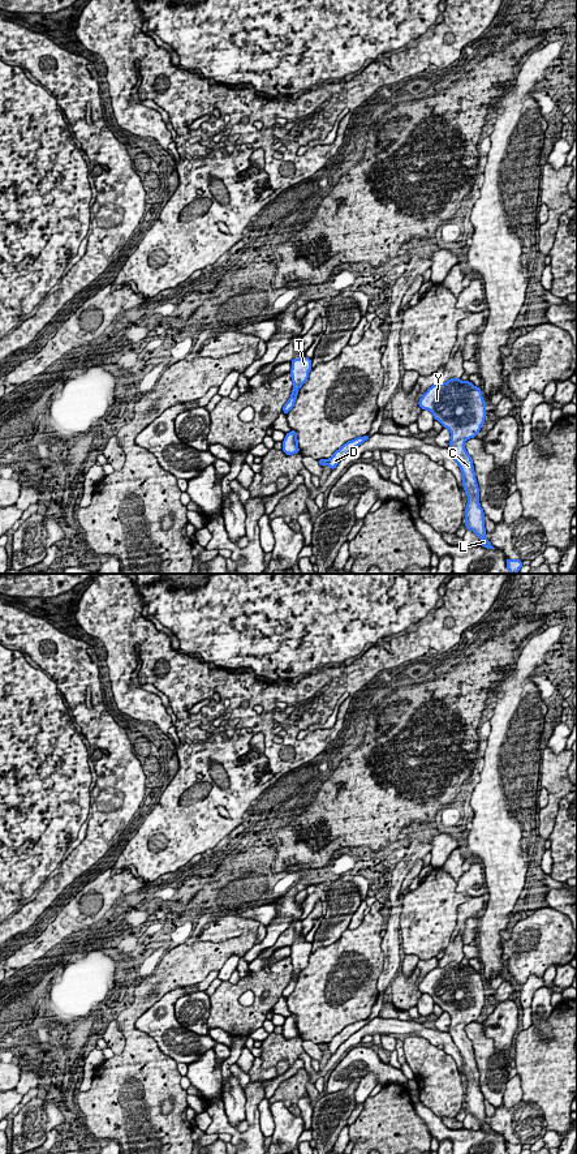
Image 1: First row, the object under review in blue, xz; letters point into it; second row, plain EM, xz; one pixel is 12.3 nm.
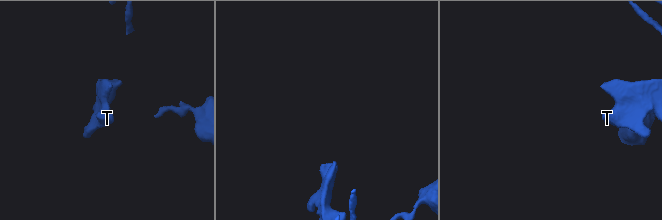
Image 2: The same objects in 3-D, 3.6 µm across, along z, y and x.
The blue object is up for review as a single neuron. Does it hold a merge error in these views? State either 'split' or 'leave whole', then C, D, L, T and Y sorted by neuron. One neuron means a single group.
split | C D L Y / T

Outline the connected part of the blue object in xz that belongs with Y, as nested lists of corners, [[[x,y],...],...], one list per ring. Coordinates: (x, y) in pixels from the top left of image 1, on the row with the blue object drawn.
[[[451,378],[435,383],[418,400],[422,409],[430,411],[451,433],[449,451],[462,473],[462,486],[468,497],[465,525],[481,537],[481,546],[495,549],[486,539],[485,512],[479,503],[479,488],[475,479],[471,456],[465,442],[477,437],[486,419],[486,402],[481,387],[470,381]]]

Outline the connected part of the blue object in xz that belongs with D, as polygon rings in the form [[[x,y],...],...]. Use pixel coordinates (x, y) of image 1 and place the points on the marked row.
[[[357,437],[352,441],[348,441],[344,443],[339,450],[333,452],[333,455],[328,459],[328,466],[331,469],[335,469],[340,460],[343,460],[352,450],[362,445],[365,441],[367,441],[370,437]]]

